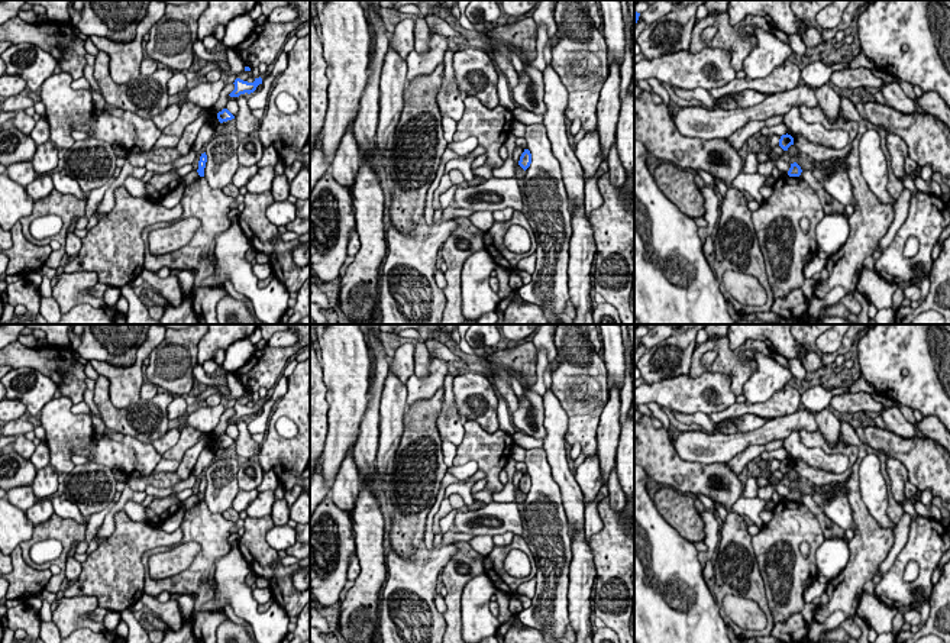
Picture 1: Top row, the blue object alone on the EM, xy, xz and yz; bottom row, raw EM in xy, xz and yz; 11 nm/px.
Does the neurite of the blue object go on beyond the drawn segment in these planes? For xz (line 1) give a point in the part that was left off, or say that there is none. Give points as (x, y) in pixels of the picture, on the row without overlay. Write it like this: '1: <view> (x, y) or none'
1: none

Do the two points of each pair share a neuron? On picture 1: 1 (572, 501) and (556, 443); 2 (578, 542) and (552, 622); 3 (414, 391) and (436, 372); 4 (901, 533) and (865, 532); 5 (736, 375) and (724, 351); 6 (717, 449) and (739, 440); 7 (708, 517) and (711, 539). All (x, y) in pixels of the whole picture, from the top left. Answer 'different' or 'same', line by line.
1: same
2: different
3: same
4: different
5: same
6: same
7: same

